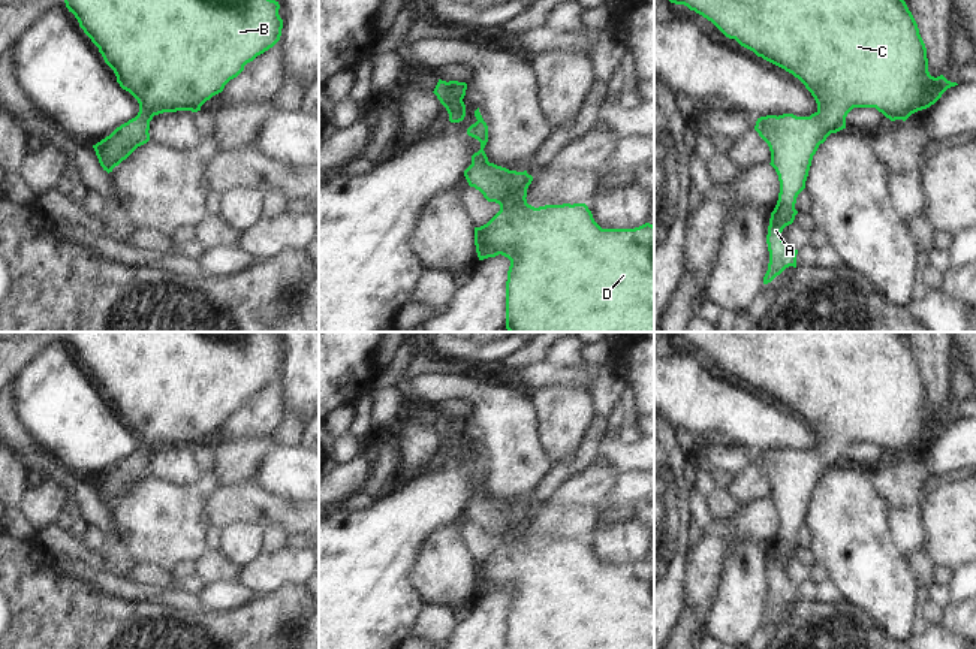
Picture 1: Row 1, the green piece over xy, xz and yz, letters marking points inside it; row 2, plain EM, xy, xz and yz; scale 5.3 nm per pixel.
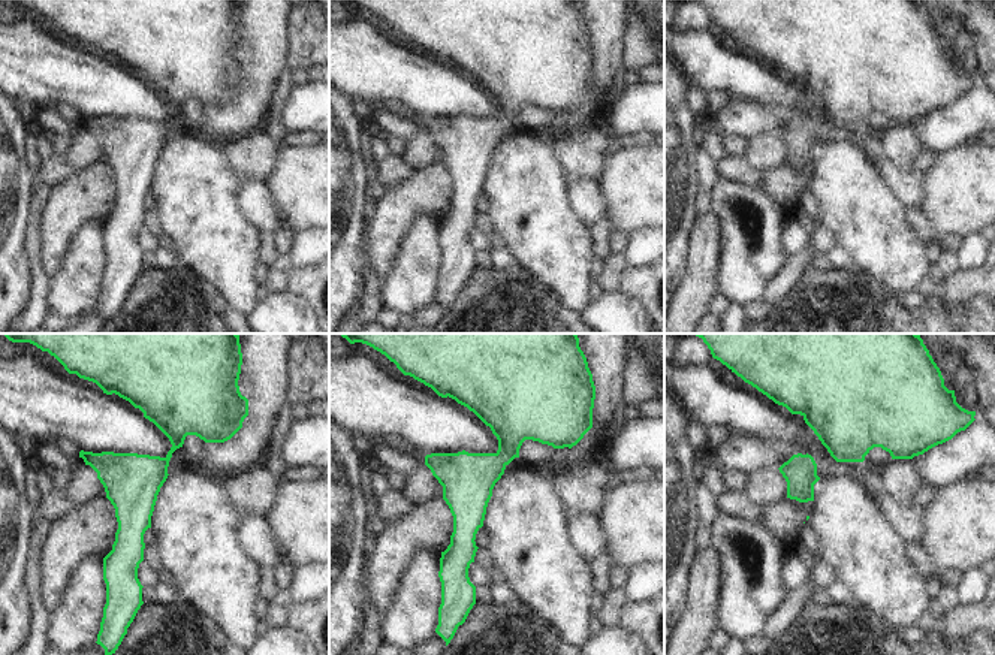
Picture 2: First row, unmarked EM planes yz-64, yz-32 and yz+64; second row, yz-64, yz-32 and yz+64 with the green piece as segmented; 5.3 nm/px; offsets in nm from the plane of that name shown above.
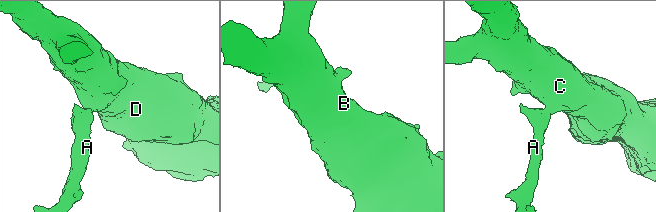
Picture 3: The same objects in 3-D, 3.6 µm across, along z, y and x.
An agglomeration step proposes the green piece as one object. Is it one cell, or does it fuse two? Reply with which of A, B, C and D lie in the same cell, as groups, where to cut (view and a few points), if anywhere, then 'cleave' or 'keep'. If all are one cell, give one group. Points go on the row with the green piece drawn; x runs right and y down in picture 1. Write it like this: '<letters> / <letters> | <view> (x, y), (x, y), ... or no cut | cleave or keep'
A B C D | no cut | keep

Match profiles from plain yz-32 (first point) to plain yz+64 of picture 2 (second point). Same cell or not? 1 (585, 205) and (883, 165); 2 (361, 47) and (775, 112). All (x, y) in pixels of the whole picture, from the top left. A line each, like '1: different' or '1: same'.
1: same
2: different

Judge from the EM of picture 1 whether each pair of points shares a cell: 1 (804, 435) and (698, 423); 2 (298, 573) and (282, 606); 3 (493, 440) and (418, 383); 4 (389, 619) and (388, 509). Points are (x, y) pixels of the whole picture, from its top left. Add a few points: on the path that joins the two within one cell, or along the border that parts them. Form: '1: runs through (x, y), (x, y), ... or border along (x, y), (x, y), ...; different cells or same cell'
1: runs through (777, 429), (759, 426), (750, 420), (725, 420); same cell
2: border along (303, 585), (280, 585), (259, 595); different cells
3: runs through (493, 416), (463, 386), (442, 386); same cell
4: runs through (388, 592), (388, 536); same cell

